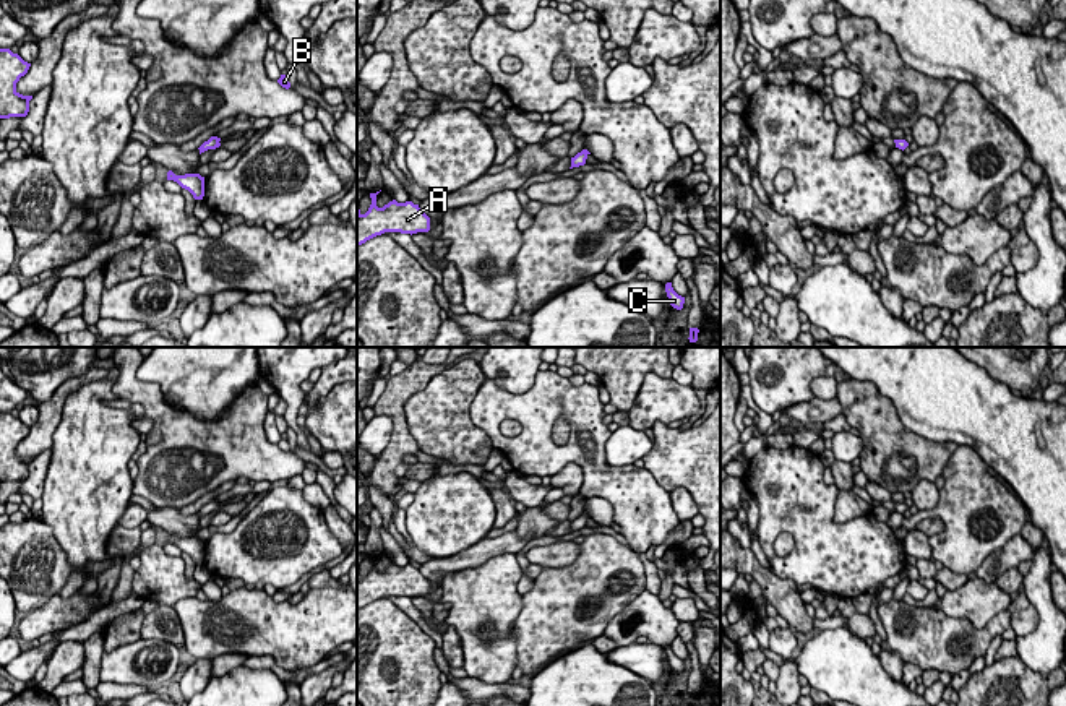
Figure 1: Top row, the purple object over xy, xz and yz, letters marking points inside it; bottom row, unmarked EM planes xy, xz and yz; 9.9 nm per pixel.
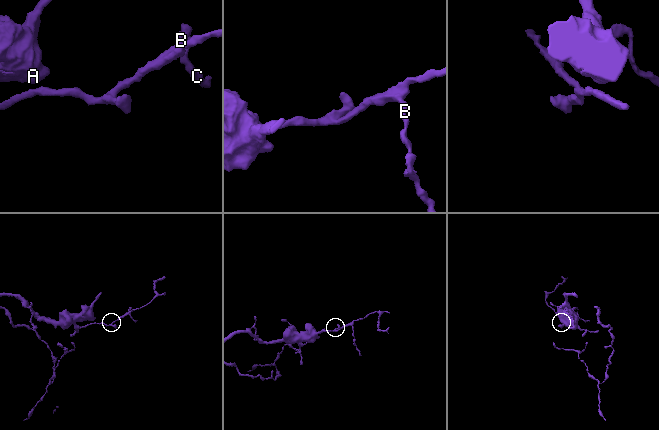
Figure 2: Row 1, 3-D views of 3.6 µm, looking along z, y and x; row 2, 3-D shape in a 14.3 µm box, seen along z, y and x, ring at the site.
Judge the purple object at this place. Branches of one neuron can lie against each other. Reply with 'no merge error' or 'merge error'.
no merge error

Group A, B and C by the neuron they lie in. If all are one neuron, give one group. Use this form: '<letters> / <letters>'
A B C

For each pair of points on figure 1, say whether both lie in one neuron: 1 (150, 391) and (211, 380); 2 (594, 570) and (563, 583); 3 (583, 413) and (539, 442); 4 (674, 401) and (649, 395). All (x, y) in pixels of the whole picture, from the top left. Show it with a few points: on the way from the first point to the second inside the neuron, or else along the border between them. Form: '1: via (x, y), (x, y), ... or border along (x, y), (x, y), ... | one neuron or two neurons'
1: border along (138, 365), (140, 380), (192, 413) | two neurons
2: via (586, 578), (581, 583), (571, 583) | one neuron
3: via (565, 396), (557, 395), (539, 413), (539, 424) | one neuron
4: via (667, 401), (656, 398) | one neuron

